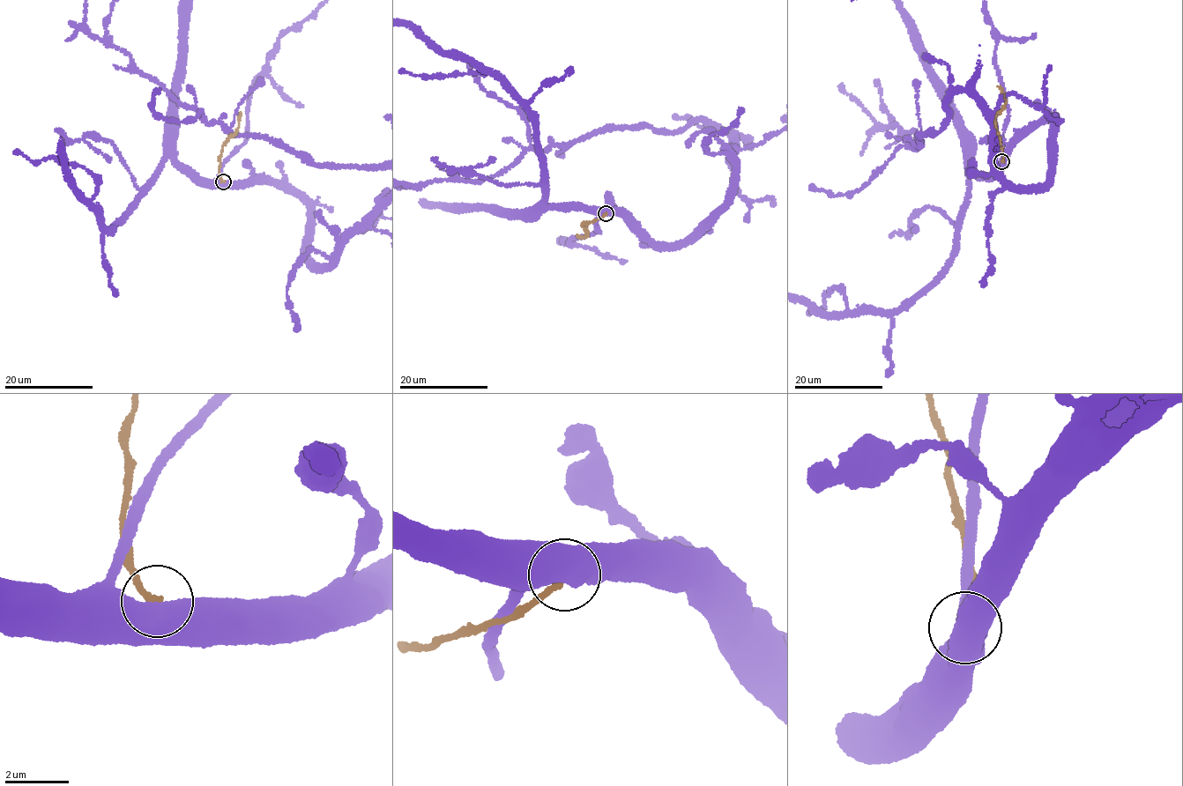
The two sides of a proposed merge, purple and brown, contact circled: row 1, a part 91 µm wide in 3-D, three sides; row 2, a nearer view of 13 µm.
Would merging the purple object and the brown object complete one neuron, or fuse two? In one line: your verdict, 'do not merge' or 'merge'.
do not merge

